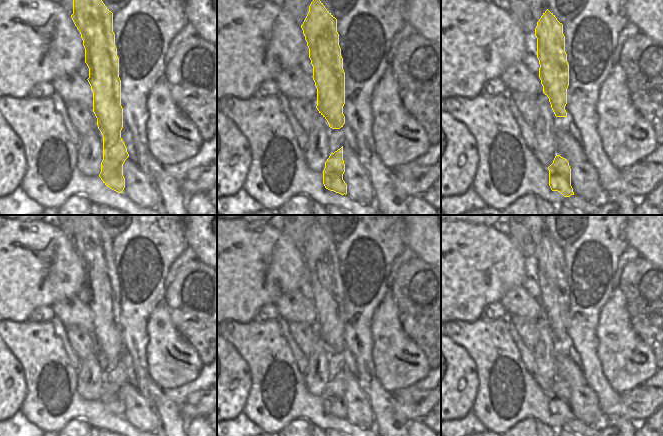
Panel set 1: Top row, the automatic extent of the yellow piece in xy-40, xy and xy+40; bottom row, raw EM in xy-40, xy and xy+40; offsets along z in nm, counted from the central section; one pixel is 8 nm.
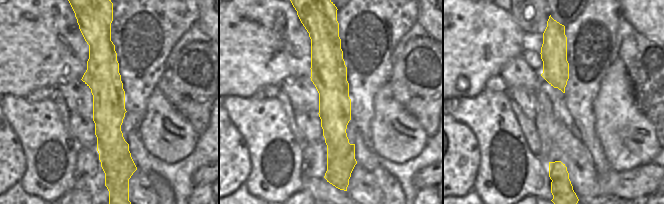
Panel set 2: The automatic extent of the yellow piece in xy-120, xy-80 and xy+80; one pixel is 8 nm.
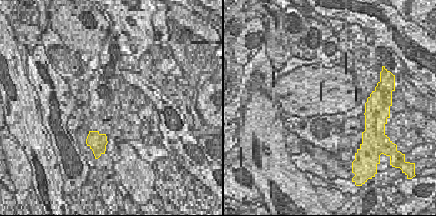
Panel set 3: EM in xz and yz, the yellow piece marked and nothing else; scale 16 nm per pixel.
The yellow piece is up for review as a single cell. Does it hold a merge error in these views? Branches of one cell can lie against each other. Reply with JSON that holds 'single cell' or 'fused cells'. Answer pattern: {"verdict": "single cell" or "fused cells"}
{"verdict": "fused cells"}

